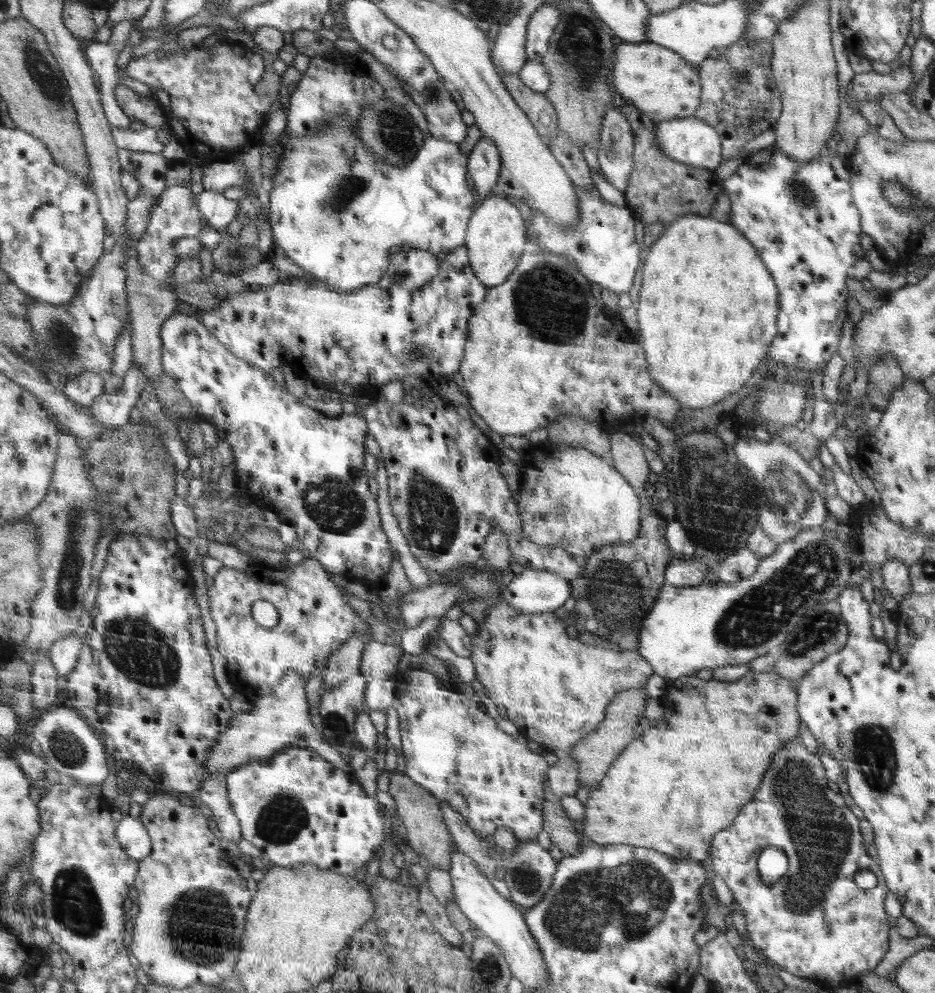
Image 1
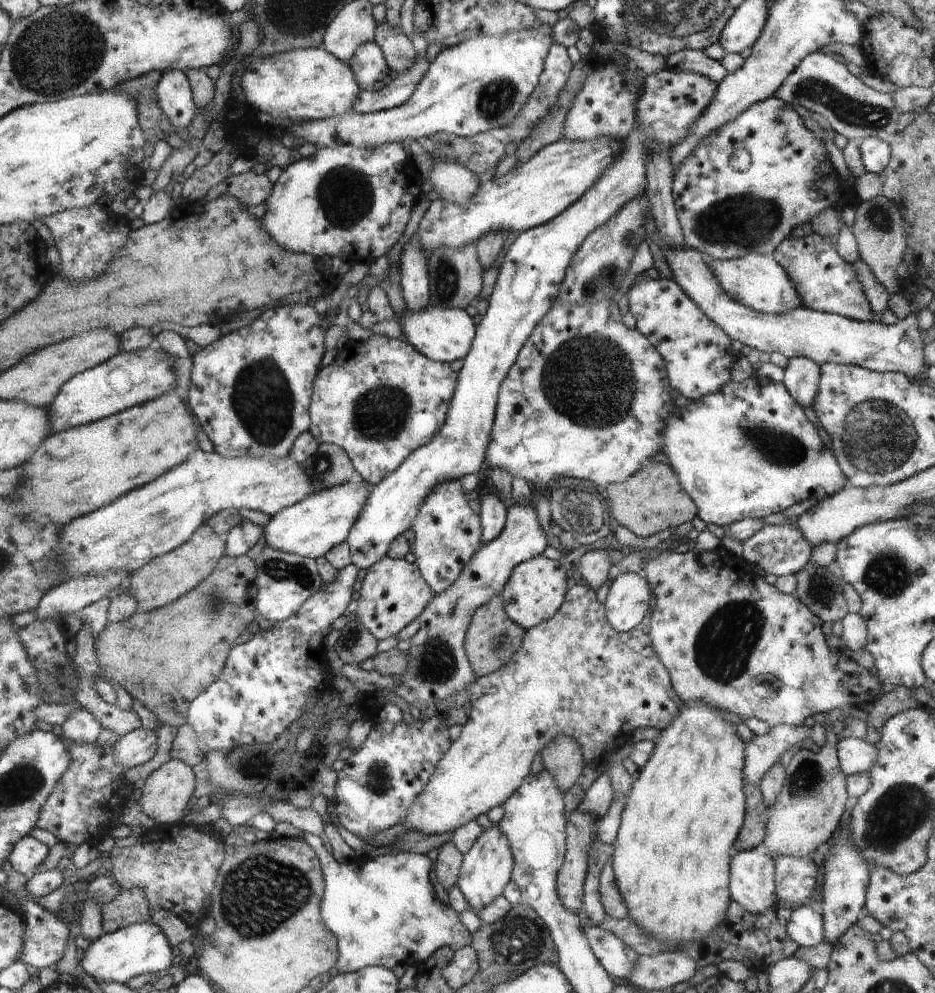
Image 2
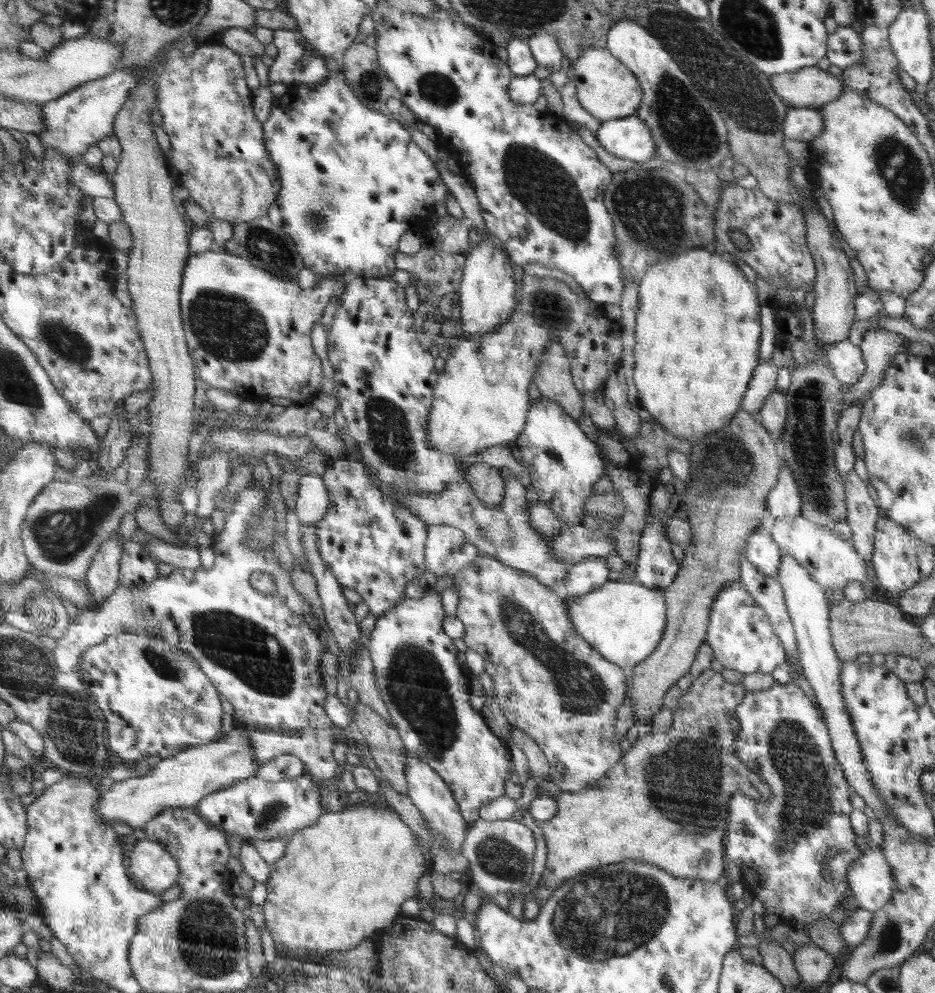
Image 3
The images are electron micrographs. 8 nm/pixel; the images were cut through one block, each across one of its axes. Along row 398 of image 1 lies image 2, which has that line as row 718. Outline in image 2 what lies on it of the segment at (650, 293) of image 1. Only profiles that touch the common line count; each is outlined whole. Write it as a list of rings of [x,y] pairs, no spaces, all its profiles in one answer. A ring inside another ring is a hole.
[[[698,703],[686,707],[679,712],[674,723],[661,731],[660,742],[655,743],[654,752],[648,762],[639,769],[638,779],[633,781],[631,791],[627,796],[621,823],[617,830],[617,838],[613,842],[614,852],[611,856],[613,871],[616,877],[620,894],[628,909],[628,916],[645,933],[658,940],[665,941],[671,949],[678,945],[696,941],[700,942],[704,936],[708,936],[726,918],[730,906],[730,895],[728,894],[728,872],[731,872],[730,848],[736,840],[743,823],[746,821],[746,778],[743,776],[745,766],[744,742],[736,736],[734,728],[718,714],[717,709],[712,709],[706,703]]]

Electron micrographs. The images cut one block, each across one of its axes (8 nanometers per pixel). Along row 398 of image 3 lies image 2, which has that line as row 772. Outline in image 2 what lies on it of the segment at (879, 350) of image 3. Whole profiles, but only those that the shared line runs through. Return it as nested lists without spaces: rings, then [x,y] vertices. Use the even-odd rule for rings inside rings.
[[[841,737],[838,744],[839,763],[849,775],[867,774],[869,766],[875,761],[876,747],[864,739]]]

